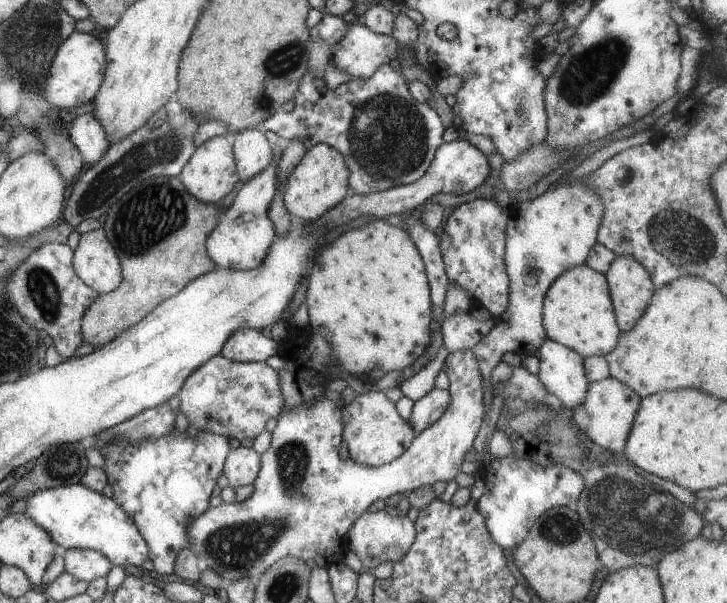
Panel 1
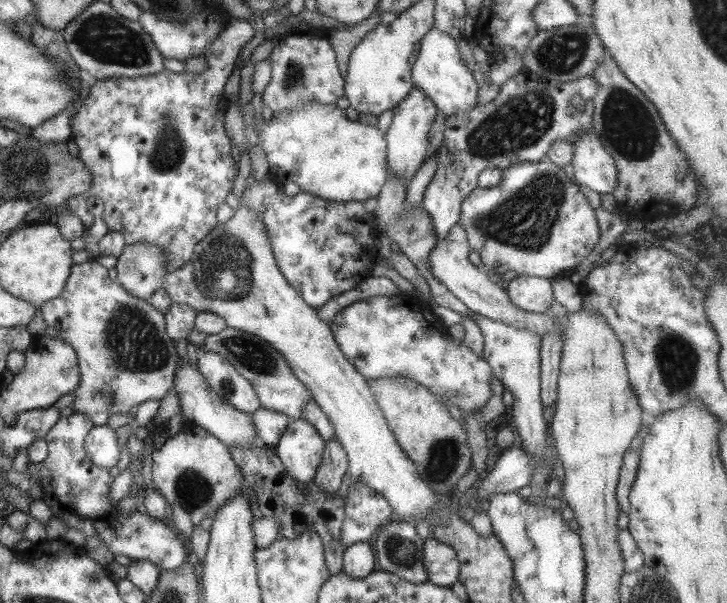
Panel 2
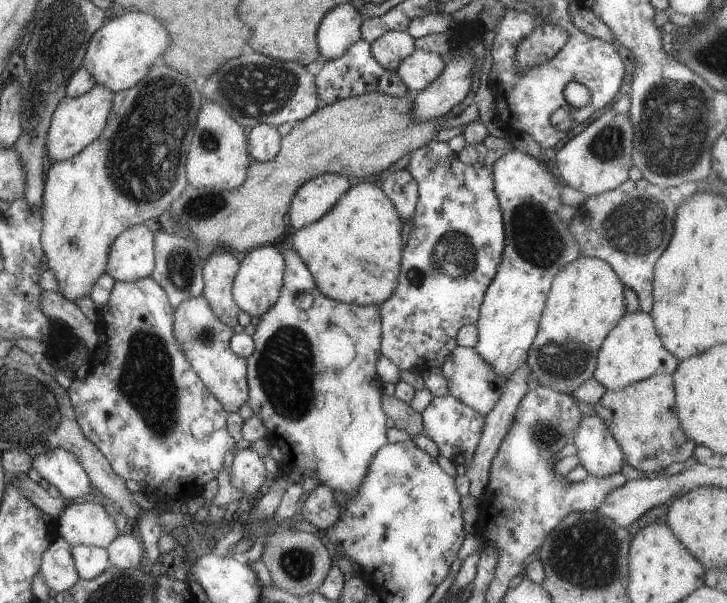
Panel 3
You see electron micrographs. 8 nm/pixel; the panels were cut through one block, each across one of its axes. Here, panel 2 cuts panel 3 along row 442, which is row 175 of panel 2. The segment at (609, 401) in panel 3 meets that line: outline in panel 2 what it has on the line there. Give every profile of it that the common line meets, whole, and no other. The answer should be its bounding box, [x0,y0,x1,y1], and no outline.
[592,47,697,222]

